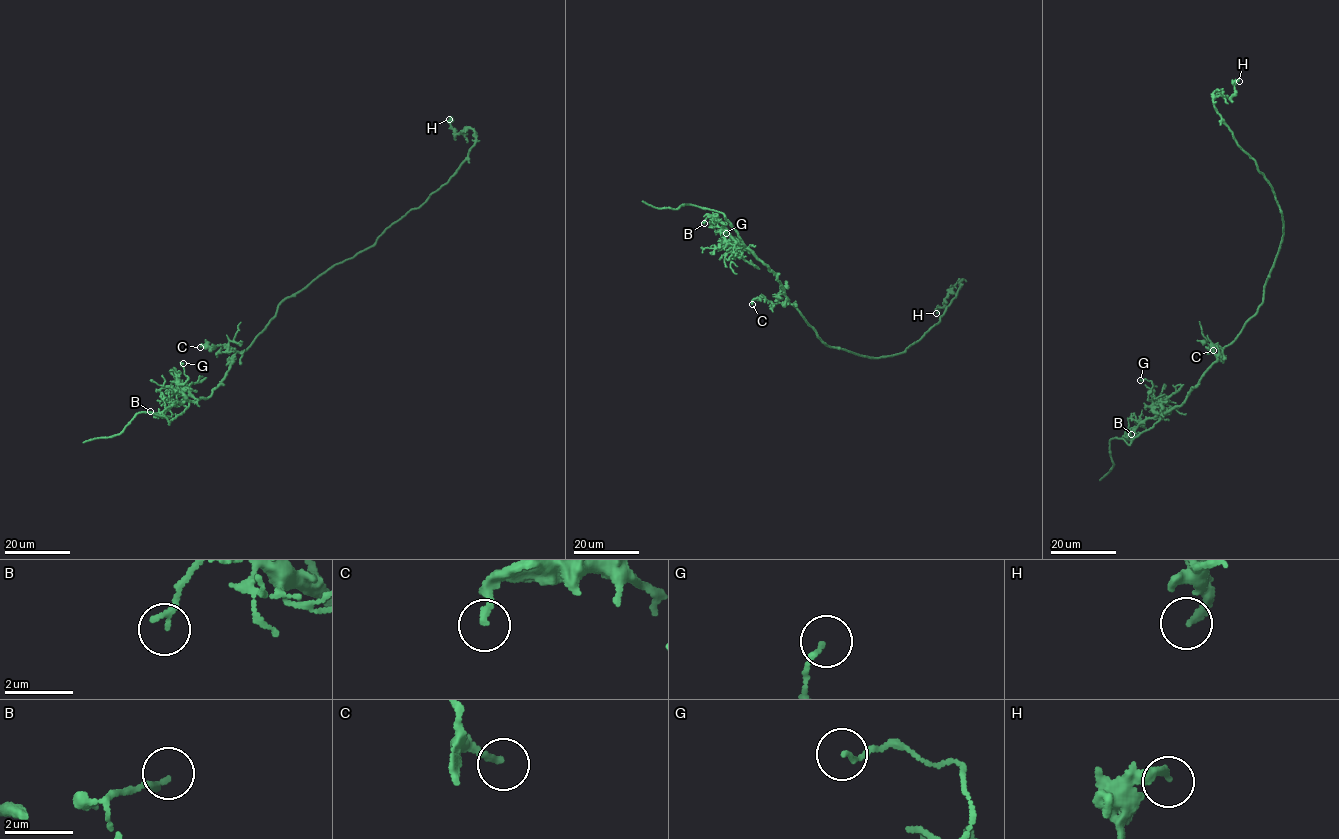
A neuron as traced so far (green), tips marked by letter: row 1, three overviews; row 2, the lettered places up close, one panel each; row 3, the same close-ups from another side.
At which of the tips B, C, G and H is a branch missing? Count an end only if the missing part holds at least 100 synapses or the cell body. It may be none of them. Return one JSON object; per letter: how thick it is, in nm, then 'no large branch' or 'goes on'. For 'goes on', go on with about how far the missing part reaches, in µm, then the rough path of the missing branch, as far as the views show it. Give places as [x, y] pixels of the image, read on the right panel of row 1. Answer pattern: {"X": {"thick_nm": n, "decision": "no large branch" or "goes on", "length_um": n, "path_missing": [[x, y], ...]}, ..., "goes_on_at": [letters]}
{"B": {"thick_nm": 170, "decision": "no large branch"}, "C": {"thick_nm": 180, "decision": "no large branch"}, "G": {"thick_nm": 120, "decision": "no large branch"}, "H": {"thick_nm": 220, "decision": "no large branch"}, "goes_on_at": []}

